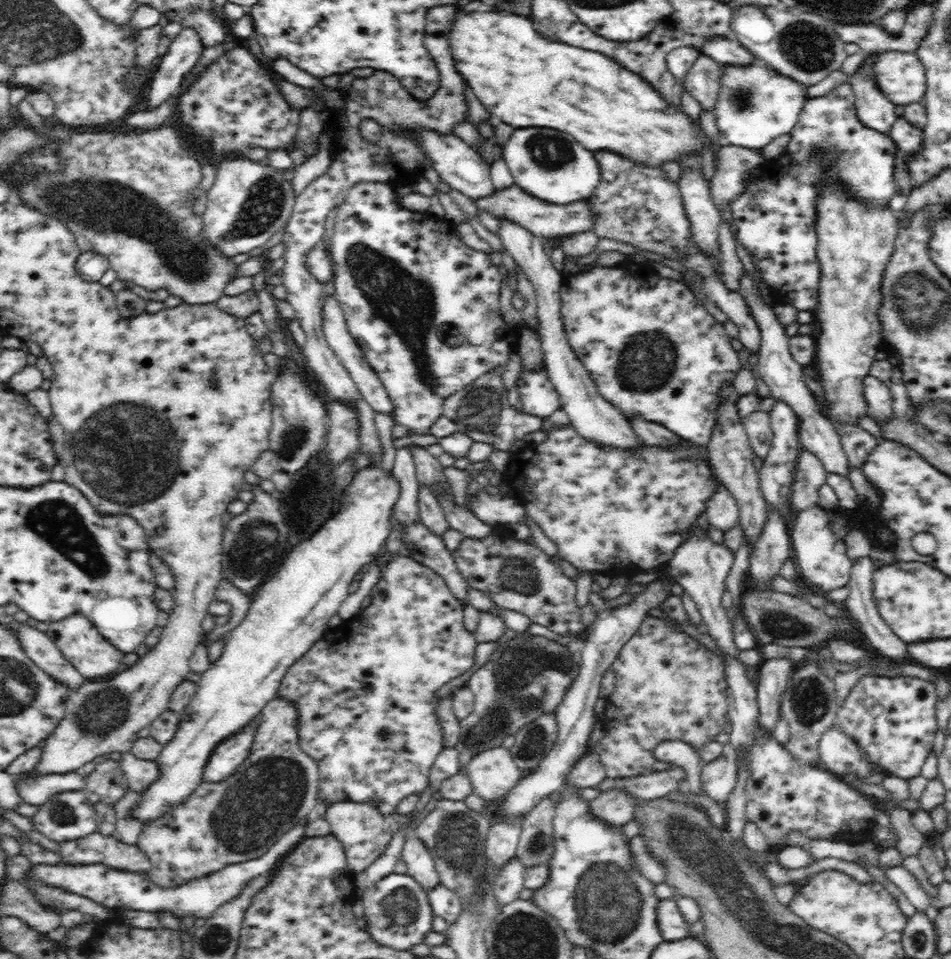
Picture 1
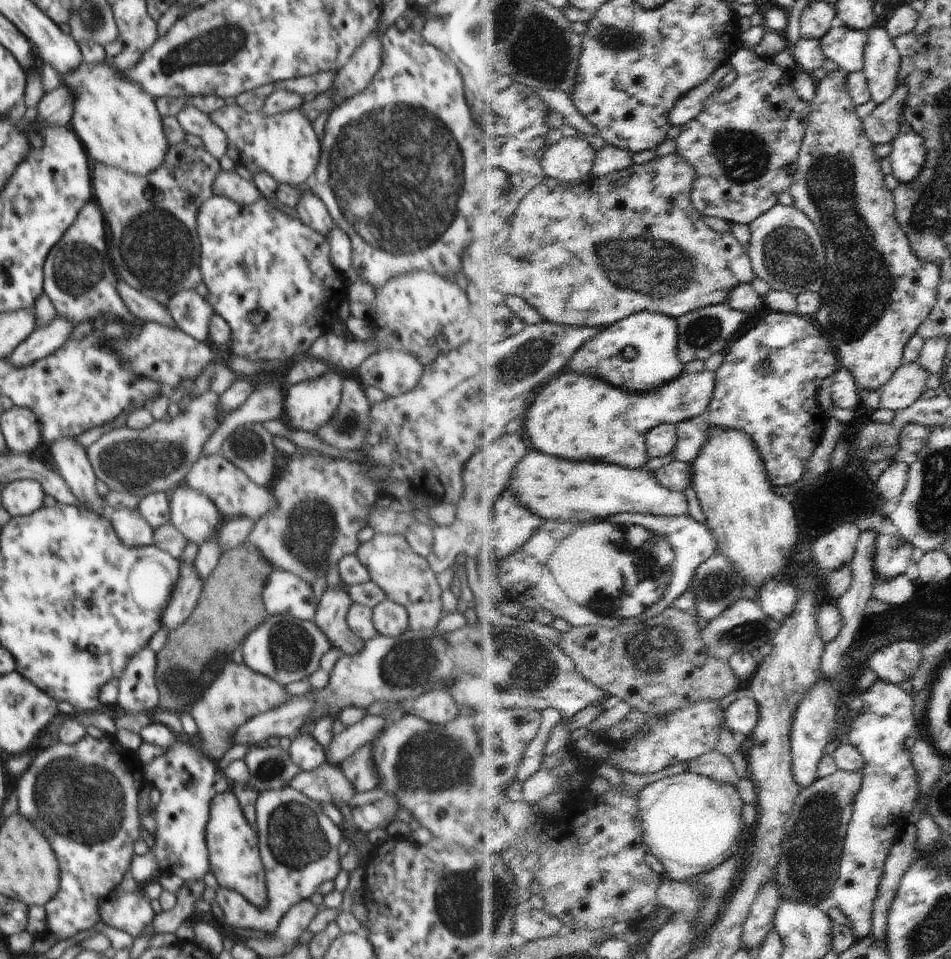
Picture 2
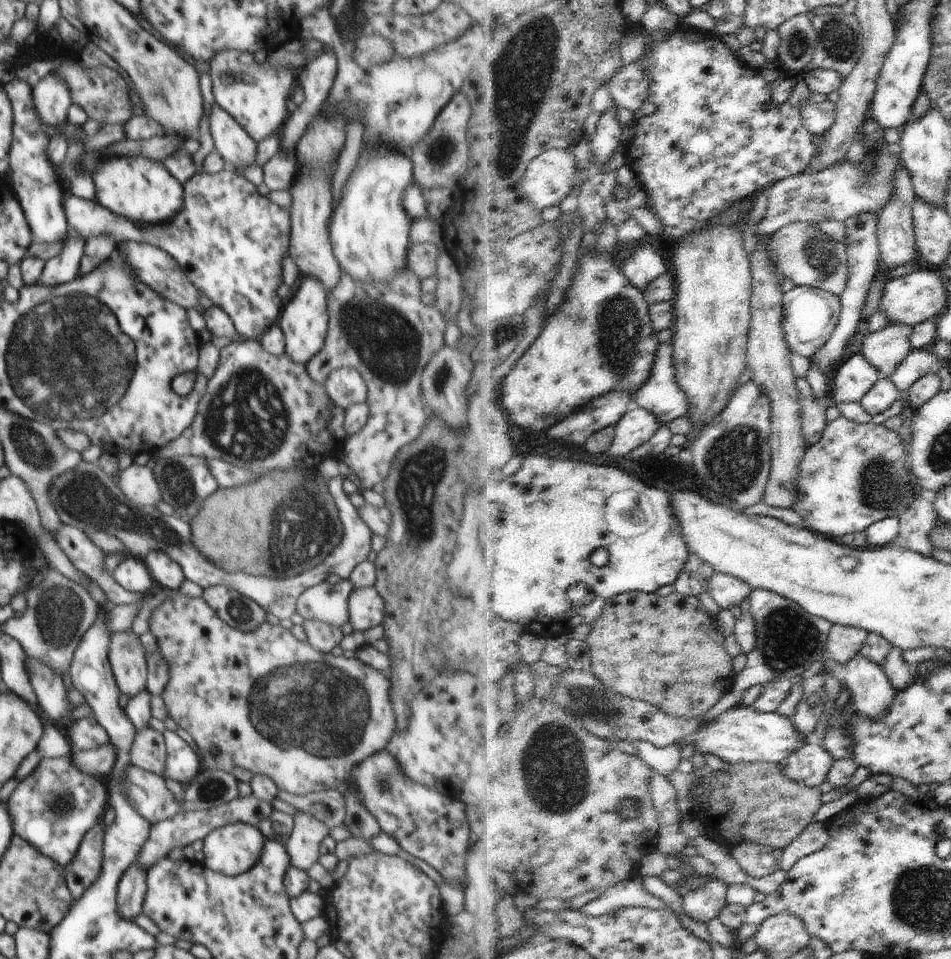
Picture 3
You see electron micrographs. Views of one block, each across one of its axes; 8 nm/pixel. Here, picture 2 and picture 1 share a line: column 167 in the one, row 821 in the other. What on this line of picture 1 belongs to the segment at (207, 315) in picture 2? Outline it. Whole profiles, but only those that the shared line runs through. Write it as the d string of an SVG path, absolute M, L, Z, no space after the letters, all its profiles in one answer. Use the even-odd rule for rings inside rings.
M302 820L280 836L276 844L272 845L262 856L254 860L228 864L219 871L207 874L203 877L193 878L188 882L175 887L160 887L150 879L150 872L136 873L132 871L115 869L102 863L83 865L50 865L35 864L27 871L25 876L31 880L37 880L50 888L64 888L66 892L72 892L80 896L89 898L110 909L128 908L128 910L152 912L156 914L156 919L162 914L172 914L178 919L185 916L195 916L195 918L205 918L222 904L230 902L246 888L246 884L262 874L272 872L277 862L290 852L300 841L306 838L306 827L308 820Z

